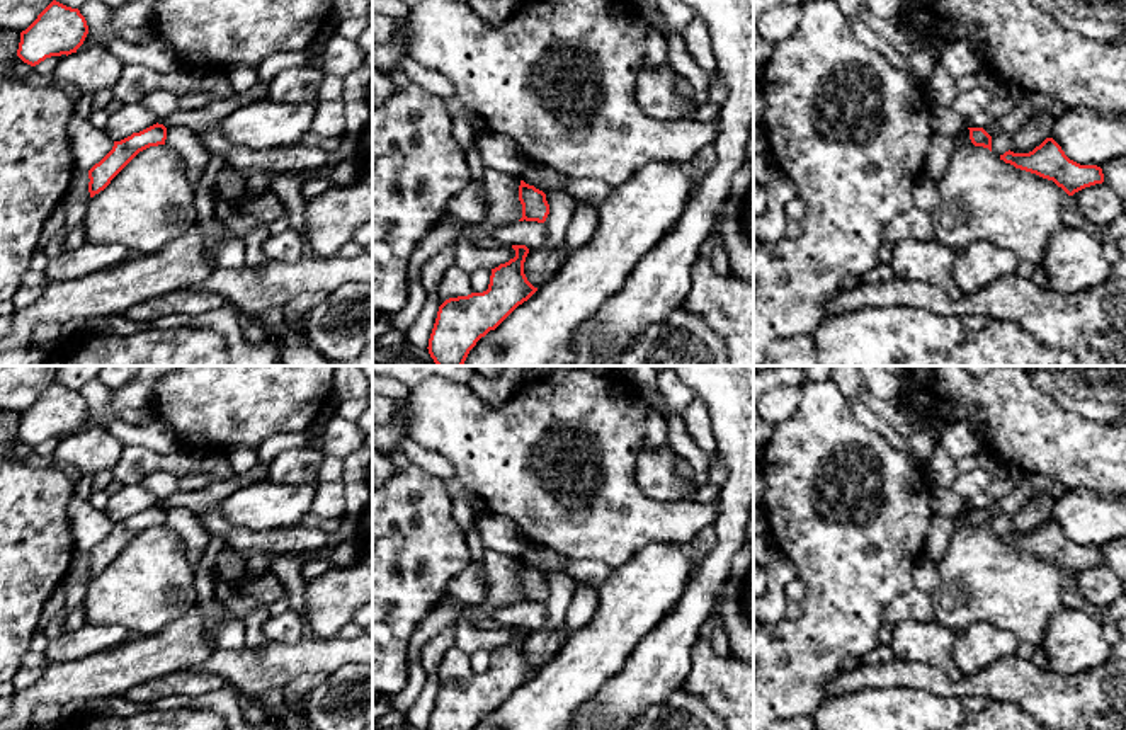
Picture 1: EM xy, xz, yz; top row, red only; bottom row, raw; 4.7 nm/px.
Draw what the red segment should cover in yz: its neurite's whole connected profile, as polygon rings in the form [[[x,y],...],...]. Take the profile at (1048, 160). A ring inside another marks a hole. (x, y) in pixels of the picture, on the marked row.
[[[1046,138],[1029,153],[1014,153],[1009,150],[1000,155],[1000,160],[1014,165],[1015,168],[1053,180],[1068,196],[1104,182],[1100,167],[1080,165],[1070,160],[1053,138]]]

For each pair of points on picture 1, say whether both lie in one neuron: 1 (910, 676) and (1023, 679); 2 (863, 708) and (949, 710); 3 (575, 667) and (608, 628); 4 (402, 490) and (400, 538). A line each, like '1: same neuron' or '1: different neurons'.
1: same neuron
2: same neuron
3: same neuron
4: same neuron

